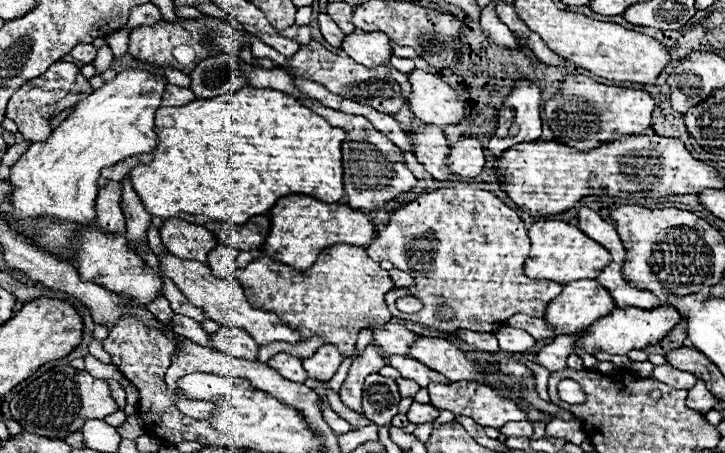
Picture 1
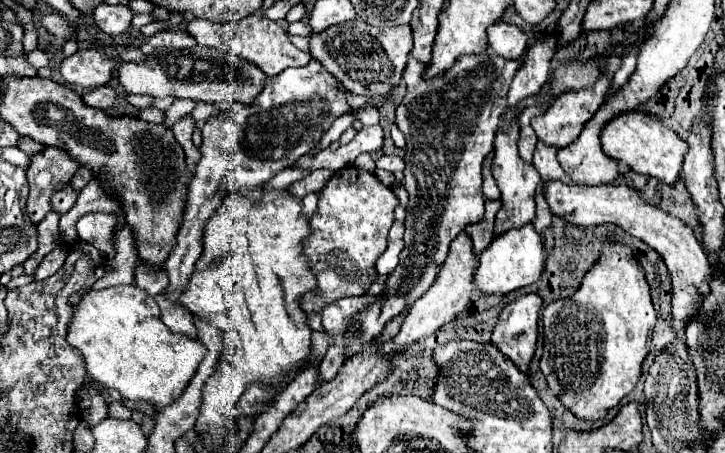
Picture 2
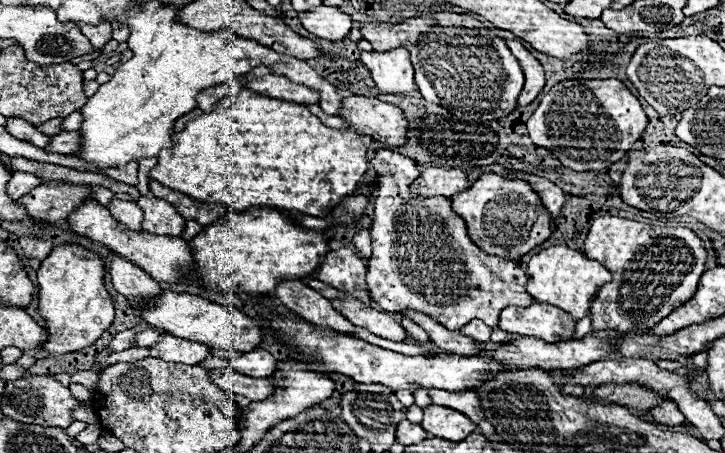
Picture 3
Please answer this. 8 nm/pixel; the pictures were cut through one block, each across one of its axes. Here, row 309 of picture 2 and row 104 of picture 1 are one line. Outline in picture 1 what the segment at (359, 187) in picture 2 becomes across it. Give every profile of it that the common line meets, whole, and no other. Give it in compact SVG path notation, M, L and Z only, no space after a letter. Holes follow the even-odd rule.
M298 98L300 104L312 108L316 114L324 116L332 126L342 128L348 136L342 142L342 166L344 166L344 194L348 196L348 206L358 210L380 210L386 202L394 200L396 196L410 192L416 186L414 174L404 164L404 156L400 148L390 142L384 134L380 134L364 116L344 114L340 110L332 110L322 106L314 98Z

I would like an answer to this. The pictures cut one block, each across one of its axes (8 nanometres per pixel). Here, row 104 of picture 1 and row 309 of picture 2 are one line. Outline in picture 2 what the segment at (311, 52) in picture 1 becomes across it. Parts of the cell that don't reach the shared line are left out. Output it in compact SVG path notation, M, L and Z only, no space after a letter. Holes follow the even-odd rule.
M494 52L462 56L456 66L442 76L424 80L424 64L416 62L416 58L408 60L404 72L408 92L396 108L396 126L406 136L406 168L402 182L408 190L406 248L400 254L400 264L388 276L386 292L360 316L360 336L348 338L348 356L366 348L380 336L388 320L398 316L404 306L412 306L432 286L450 242L468 224L476 224L484 216L482 164L494 150L494 134L500 126L500 116L508 108L508 86L522 62L524 56L506 60Z

